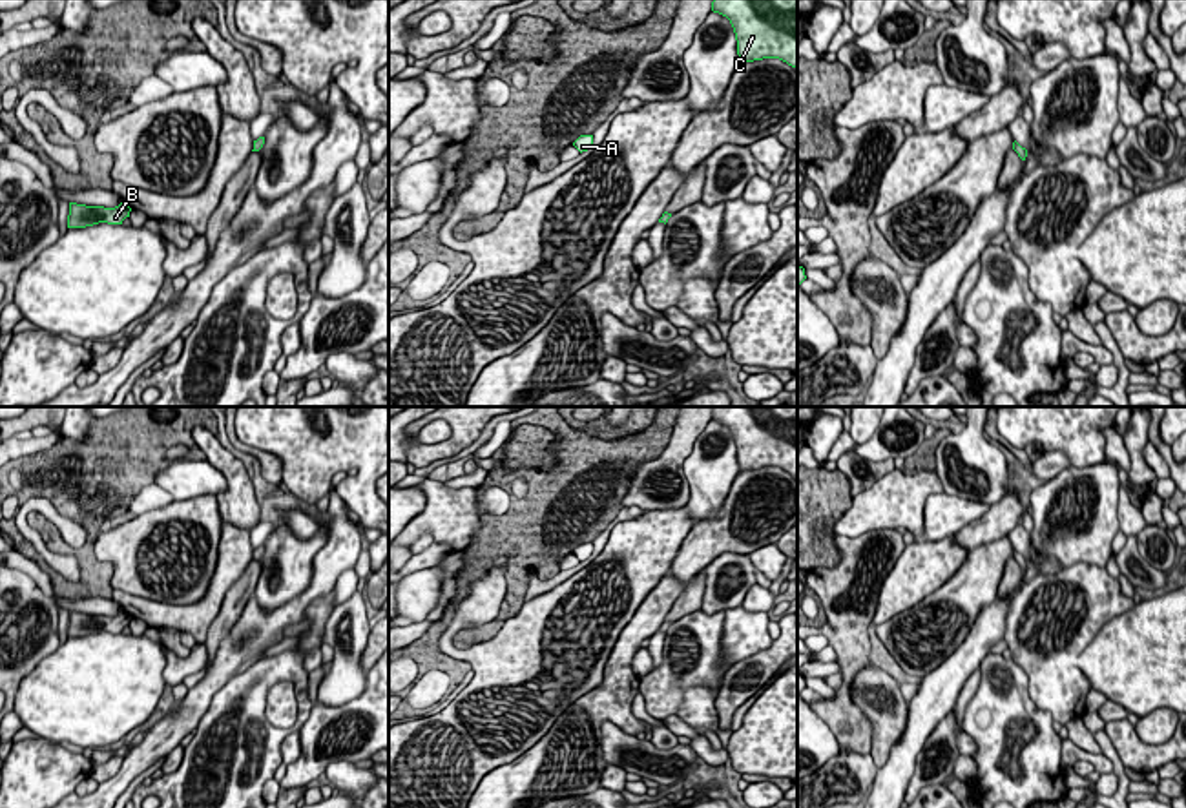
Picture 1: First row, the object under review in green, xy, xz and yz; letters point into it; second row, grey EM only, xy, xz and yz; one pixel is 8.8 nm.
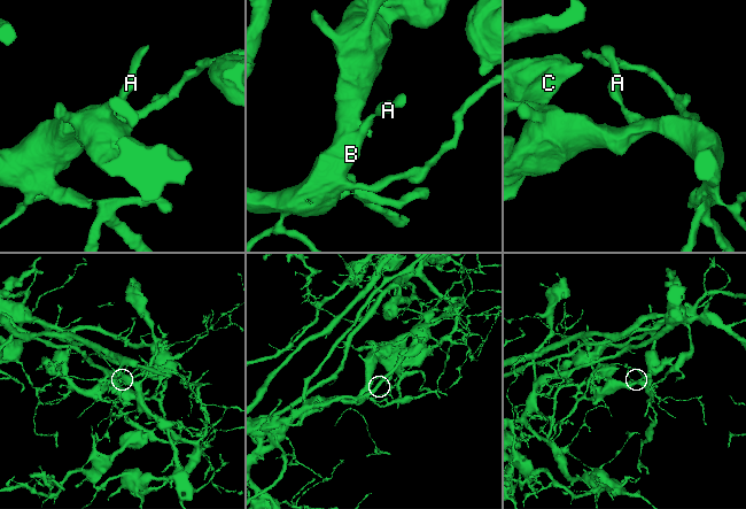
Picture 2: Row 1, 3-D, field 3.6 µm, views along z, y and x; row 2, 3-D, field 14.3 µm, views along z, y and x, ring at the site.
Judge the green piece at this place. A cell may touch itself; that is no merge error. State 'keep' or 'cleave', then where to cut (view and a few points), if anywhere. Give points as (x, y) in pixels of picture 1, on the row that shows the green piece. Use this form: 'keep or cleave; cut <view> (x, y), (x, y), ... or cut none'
cleave; cut xz (663, 216), (665, 223)

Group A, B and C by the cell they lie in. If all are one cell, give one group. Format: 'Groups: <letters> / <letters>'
Groups: A B / C

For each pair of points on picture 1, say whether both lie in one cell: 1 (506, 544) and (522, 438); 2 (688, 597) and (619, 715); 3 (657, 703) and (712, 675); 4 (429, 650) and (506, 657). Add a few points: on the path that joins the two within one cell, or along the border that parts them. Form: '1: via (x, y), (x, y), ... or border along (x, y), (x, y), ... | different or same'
1: border along (524, 467), (506, 473) | different
2: border along (690, 582), (665, 619) | different
3: via (670, 690), (679, 681), (699, 675) | same
4: border along (457, 611), (438, 646), (471, 668) | different

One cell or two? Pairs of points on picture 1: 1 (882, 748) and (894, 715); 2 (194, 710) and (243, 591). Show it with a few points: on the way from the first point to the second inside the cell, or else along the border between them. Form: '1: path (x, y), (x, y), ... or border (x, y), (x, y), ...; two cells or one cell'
1: path (882, 741), (889, 723); one cell
2: border (247, 600), (239, 619), (221, 641), (208, 664); two cells

